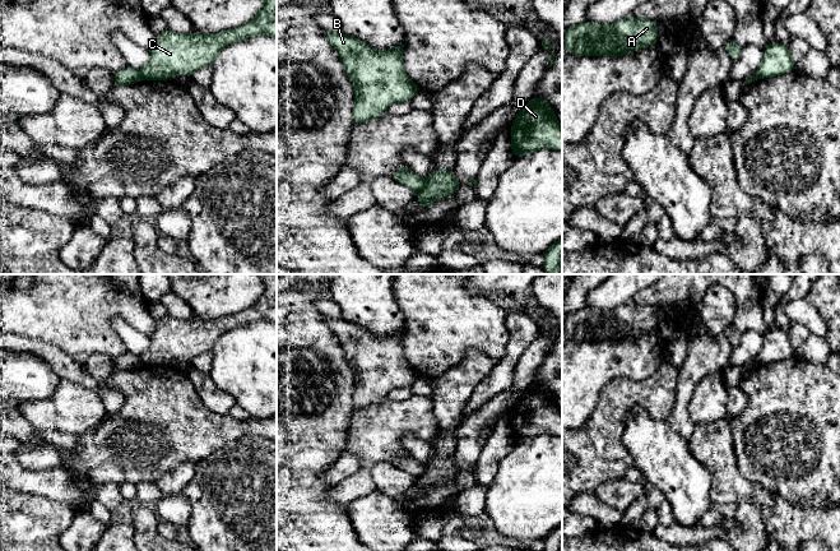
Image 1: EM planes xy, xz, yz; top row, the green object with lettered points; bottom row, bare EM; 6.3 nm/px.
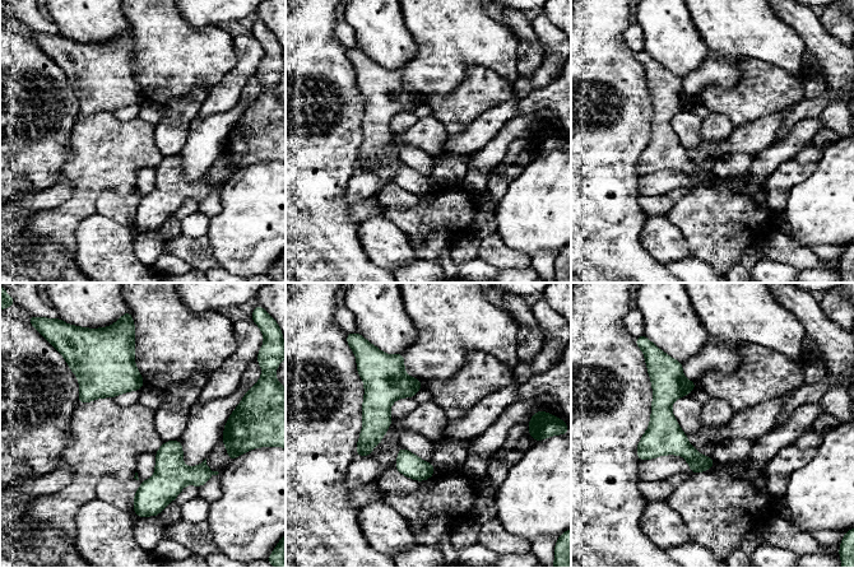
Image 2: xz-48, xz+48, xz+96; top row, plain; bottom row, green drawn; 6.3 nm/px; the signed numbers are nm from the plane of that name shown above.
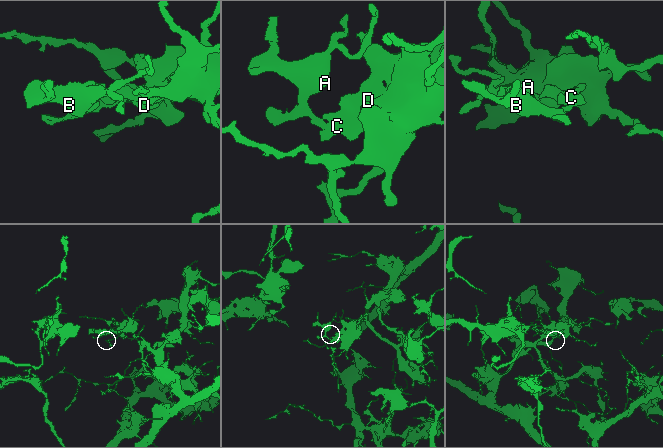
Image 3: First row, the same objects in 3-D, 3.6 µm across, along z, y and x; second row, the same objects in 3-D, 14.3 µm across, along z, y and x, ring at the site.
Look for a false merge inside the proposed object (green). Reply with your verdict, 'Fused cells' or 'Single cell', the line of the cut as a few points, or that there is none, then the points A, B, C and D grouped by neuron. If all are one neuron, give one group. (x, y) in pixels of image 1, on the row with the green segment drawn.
Fused cells. Split along xz (425, 180), (425, 184), (417, 193). Groups: A B / C D

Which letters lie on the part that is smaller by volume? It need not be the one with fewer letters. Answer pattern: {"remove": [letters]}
{"remove": ["A", "B"]}

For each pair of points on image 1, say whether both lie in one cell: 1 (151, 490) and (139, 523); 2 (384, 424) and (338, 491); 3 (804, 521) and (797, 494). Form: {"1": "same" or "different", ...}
{"1": "different", "2": "same", "3": "different"}

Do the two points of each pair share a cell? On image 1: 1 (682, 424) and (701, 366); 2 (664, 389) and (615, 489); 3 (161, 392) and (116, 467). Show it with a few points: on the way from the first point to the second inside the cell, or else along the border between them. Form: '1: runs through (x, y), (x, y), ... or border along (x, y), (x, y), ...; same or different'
1: runs through (682, 410), (683, 389), (688, 380); same
2: border along (623, 477), (606, 480), (593, 491); different
3: runs through (161, 411), (161, 418), (131, 448); same

